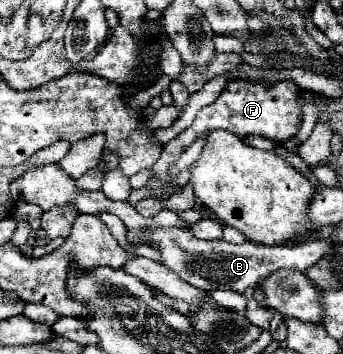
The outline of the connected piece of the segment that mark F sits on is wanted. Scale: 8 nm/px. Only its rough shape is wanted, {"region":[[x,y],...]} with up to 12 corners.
{"region":[[234,79],[168,141],[152,175],[214,129],[284,143],[300,129],[300,89]]}

